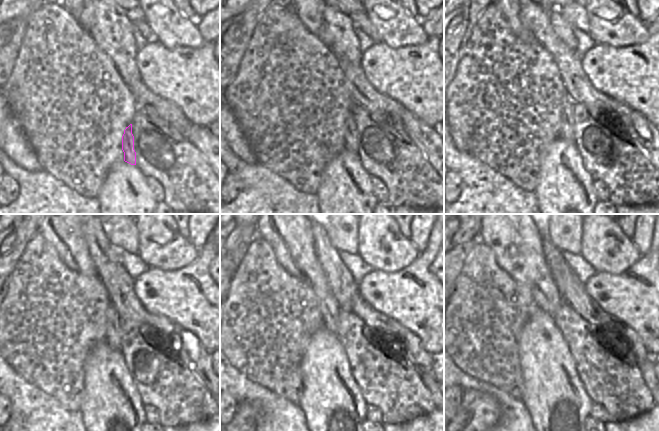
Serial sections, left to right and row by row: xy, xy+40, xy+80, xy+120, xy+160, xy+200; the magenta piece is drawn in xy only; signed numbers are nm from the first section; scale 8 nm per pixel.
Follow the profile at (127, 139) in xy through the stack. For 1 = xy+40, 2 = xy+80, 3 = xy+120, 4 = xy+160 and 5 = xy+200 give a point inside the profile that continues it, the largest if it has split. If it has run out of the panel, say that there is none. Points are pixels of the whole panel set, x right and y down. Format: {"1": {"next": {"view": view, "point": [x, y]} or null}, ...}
{"1": {"next": {"view": "xy+40", "point": [350, 139]}}, "2": {"next": {"view": "xy+80", "point": [567, 131]}}, "3": {"next": {"view": "xy+120", "point": [112, 319]}}, "4": {"next": {"view": "xy+160", "point": [289, 234]}}, "5": {"next": {"view": "xy+200", "point": [512, 234]}}}

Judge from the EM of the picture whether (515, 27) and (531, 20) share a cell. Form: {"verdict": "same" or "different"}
{"verdict": "different"}

